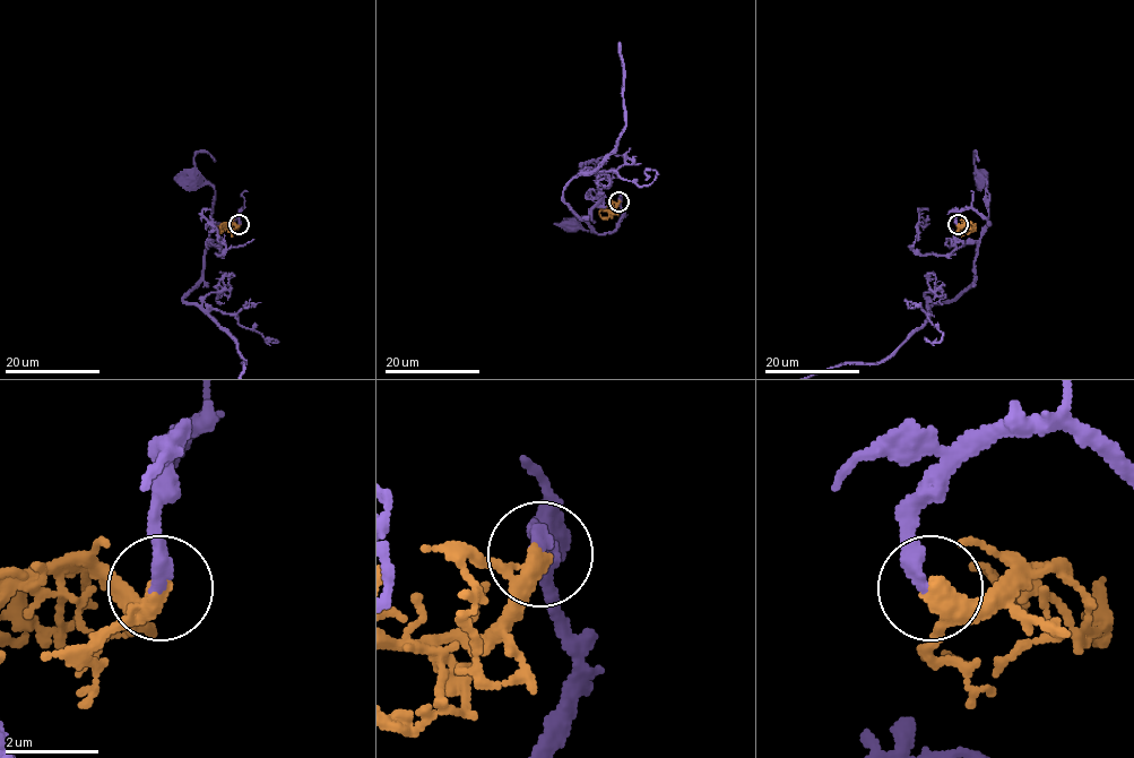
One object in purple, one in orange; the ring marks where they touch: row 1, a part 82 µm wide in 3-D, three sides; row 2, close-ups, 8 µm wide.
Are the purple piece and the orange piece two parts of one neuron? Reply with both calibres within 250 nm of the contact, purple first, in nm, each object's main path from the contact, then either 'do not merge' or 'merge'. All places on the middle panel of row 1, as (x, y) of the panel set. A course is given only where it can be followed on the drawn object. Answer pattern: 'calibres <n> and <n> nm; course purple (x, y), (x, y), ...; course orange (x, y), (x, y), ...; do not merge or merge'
calibres 340 and 360 nm; course purple (620, 201), (623, 218), (611, 232), (597, 233), (591, 232), (594, 229), (574, 229), (570, 225); course orange (620, 201), (614, 208), (607, 209), (600, 205), (603, 203); merge

